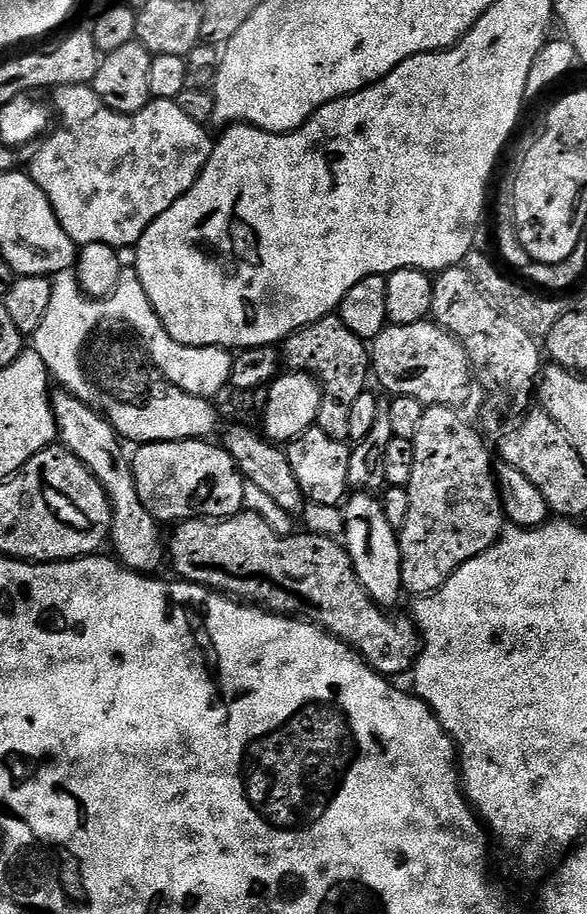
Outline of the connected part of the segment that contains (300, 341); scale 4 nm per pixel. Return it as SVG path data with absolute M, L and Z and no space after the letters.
M339 315L323 316L318 322L298 330L282 344L282 360L291 371L303 372L320 385L322 399L318 427L330 438L347 441L350 410L370 384L370 348L340 321Z

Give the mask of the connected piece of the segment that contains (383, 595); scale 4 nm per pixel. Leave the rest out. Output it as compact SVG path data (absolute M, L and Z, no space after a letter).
M359 492L347 497L343 505L344 536L342 543L347 548L354 570L358 574L358 582L375 604L385 610L395 609L395 604L402 597L402 554L398 529L386 522L384 505L375 495Z

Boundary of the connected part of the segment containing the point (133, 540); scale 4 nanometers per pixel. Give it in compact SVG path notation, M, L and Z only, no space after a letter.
M53 391L50 396L52 413L56 419L56 435L59 443L69 448L106 490L108 501L112 504L110 548L113 548L111 551L115 559L134 572L159 573L156 571L166 564L166 548L162 543L162 536L160 540L162 528L148 513L146 506L142 506L142 498L138 498L130 456L129 453L124 453L122 437L95 407L83 404L68 391L57 391Z

